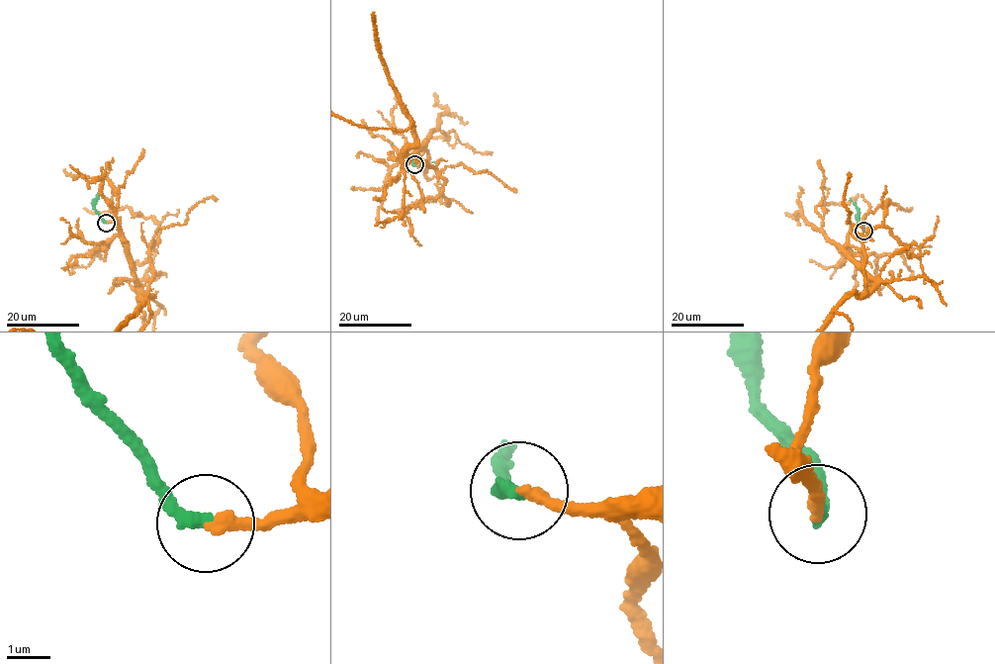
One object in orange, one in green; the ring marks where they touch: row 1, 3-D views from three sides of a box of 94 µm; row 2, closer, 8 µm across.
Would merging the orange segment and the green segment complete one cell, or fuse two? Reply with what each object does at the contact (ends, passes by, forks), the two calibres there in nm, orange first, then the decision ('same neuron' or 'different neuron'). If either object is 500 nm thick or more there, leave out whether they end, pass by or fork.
orange ends; green ends; calibres 280 and 320 nm; same neuron

